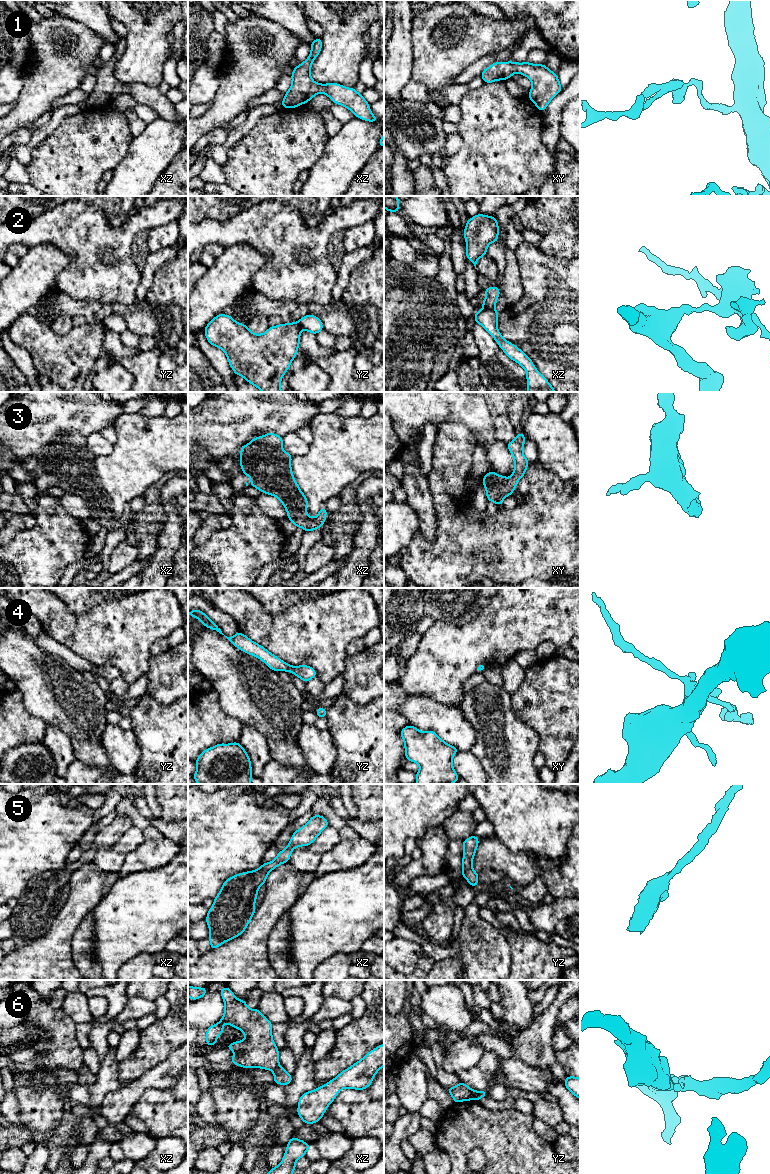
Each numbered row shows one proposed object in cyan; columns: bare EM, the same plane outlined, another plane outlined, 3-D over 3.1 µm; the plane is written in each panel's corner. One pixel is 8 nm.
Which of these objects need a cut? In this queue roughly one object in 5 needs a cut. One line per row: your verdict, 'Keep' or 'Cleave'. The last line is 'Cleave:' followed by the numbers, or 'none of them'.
1: Keep
2: Cleave
3: Keep
4: Keep
5: Keep
6: Cleave
Cleave: 2, 6

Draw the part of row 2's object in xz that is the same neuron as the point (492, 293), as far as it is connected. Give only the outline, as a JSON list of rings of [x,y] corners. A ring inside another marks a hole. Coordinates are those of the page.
[[[497,286],[484,289],[486,297],[482,302],[482,305],[488,309],[494,309],[497,299],[500,295],[500,290]]]

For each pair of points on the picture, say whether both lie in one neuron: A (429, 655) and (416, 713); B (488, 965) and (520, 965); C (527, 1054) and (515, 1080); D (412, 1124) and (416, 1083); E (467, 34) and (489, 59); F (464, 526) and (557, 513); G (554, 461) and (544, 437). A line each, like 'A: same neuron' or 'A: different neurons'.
A: different neurons
B: different neurons
C: different neurons
D: different neurons
E: different neurons
F: same neuron
G: same neuron

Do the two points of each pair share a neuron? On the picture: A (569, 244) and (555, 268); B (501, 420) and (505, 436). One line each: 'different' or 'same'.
A: different
B: same

